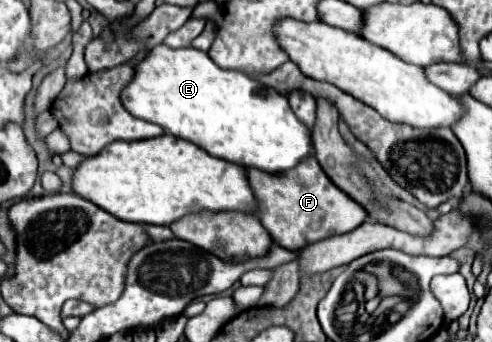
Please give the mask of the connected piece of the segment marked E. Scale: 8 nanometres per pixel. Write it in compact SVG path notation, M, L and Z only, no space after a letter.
M164 43L152 47L146 53L144 61L140 61L140 65L136 63L134 77L130 79L128 87L124 87L124 91L120 93L120 101L130 115L142 121L156 123L166 133L186 139L214 157L220 157L244 167L256 167L266 173L288 171L300 159L312 153L310 131L308 127L304 127L304 123L300 123L294 117L288 105L288 99L284 95L256 83L242 71L220 69L204 51L198 51L194 47L170 49Z

